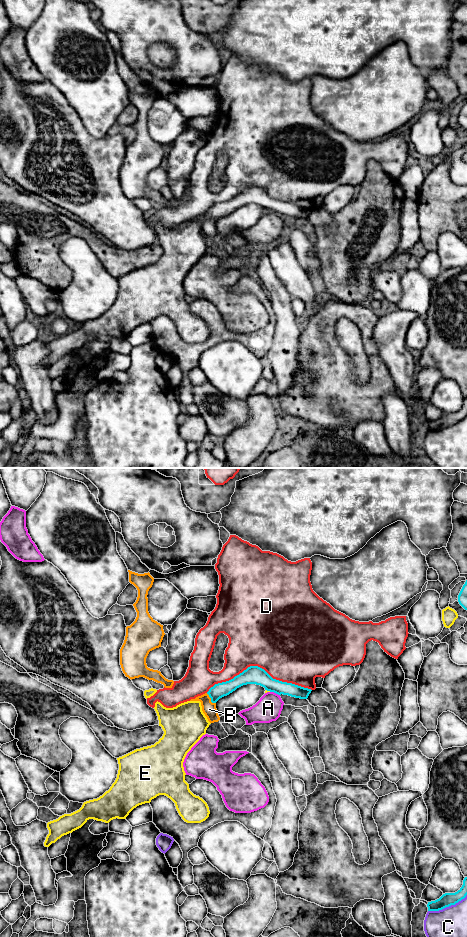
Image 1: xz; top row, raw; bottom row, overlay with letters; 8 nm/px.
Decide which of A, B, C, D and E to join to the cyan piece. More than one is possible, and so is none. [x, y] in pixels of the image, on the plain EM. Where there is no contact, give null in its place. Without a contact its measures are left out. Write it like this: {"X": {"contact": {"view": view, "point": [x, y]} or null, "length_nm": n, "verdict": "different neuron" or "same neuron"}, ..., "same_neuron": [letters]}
{"A": {"contact": {"view": "xz", "point": [275, 212]}, "length_nm": 90, "verdict": "different neuron"}, "B": {"contact": {"view": "xz", "point": [211, 219]}, "length_nm": 120, "verdict": "same neuron"}, "C": {"contact": {"view": "xz", "point": [447, 426]}, "length_nm": 340, "verdict": "different neuron"}, "D": {"contact": {"view": "xz", "point": [258, 187]}, "length_nm": 850, "verdict": "different neuron"}, "E": {"contact": {"view": "xz", "point": [268, 210]}, "length_nm": 40, "verdict": "different neuron"}, "same_neuron": ["B"]}

